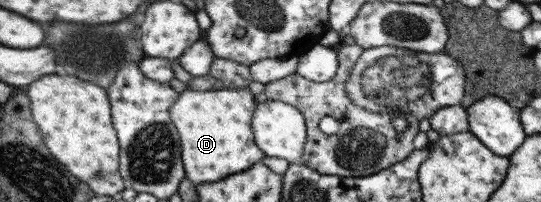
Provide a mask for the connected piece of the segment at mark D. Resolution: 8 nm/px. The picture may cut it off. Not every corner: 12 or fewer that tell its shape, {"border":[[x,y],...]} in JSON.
{"border":[[249,87],[183,91],[171,107],[193,183],[239,173],[255,145]]}

